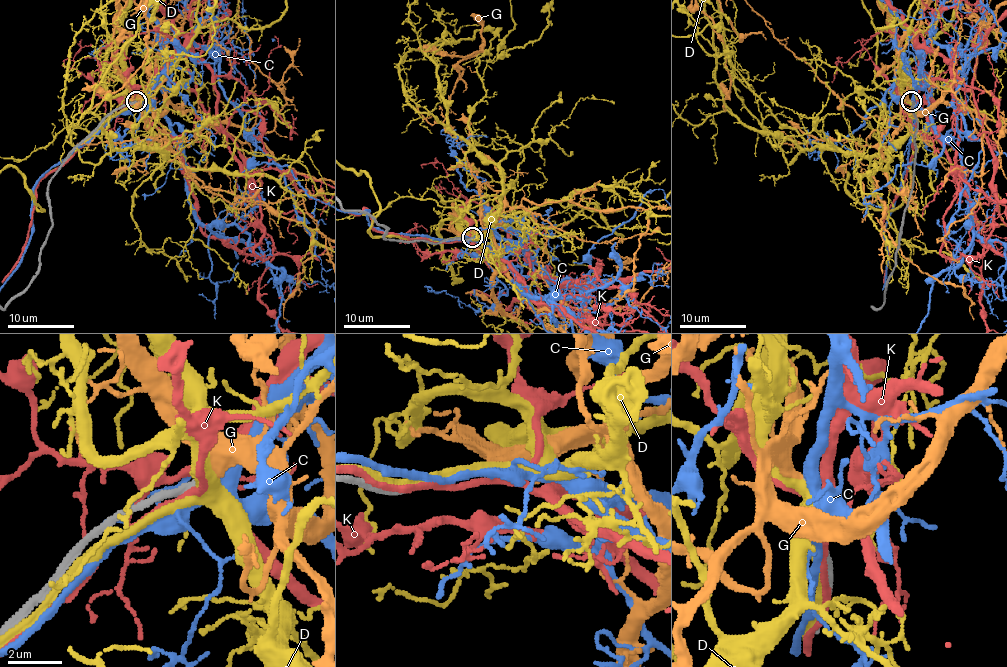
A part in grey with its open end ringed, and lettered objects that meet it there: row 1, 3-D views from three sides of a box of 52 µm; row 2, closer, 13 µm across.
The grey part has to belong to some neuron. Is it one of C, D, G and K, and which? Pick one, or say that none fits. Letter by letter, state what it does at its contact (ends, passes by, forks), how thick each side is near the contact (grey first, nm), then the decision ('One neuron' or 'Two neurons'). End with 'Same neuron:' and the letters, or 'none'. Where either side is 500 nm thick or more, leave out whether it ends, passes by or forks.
C: It forks there. Thickness 220 nm (grey) against 400 nm. Two neurons
D: It forks there. Thickness 300 nm (grey) against 440 nm. Two neurons
G: It ends there. Thickness 240 nm (grey) against 360 nm. One neuron
K: It forks there. Thickness 320 nm (grey) against 280 nm. Two neurons
Same neuron: G

